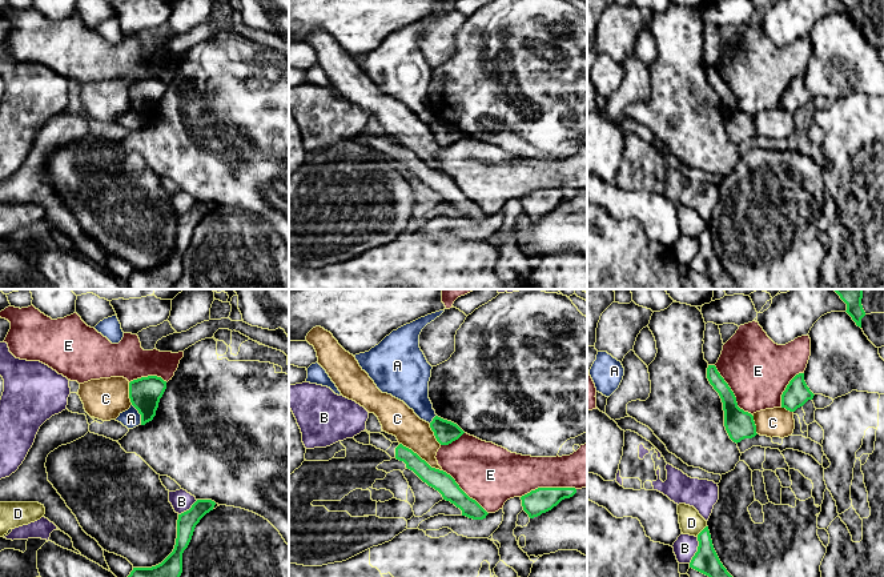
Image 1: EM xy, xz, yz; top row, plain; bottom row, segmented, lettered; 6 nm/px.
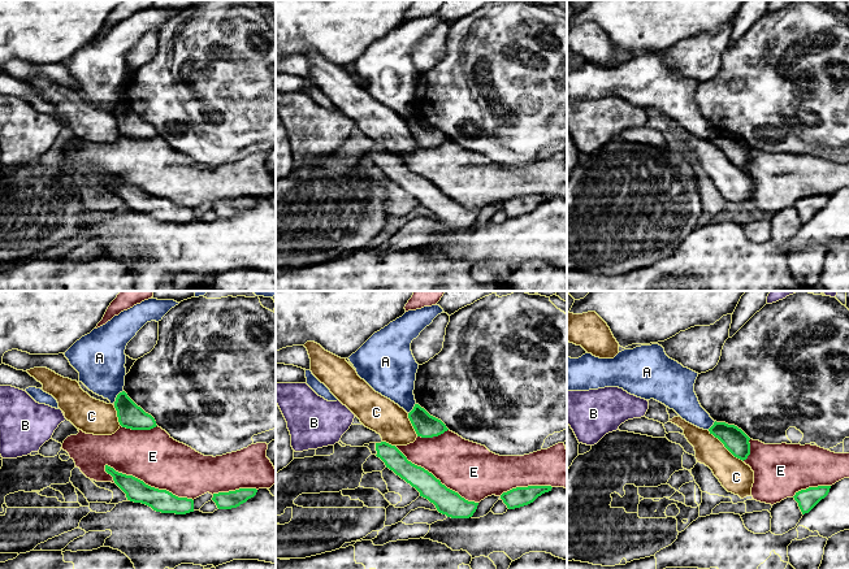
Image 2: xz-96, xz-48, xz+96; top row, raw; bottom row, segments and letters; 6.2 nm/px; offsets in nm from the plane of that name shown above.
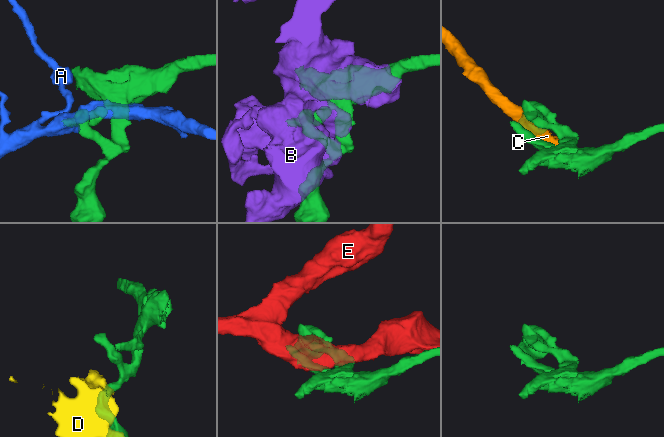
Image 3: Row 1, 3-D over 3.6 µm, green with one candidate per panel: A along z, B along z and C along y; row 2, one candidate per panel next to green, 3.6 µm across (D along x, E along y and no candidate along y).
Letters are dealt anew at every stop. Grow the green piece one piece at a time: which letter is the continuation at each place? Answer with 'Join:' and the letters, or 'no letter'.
Join: no letter

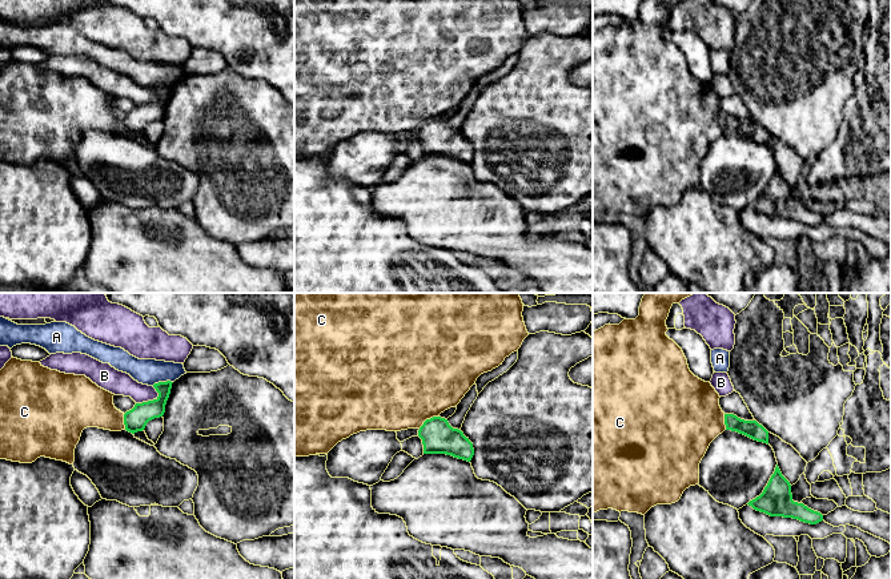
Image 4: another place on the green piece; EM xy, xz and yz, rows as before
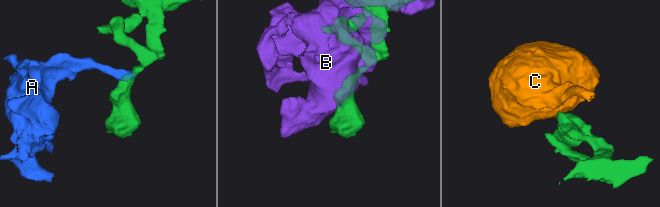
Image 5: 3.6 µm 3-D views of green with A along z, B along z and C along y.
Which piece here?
Join: no letter

